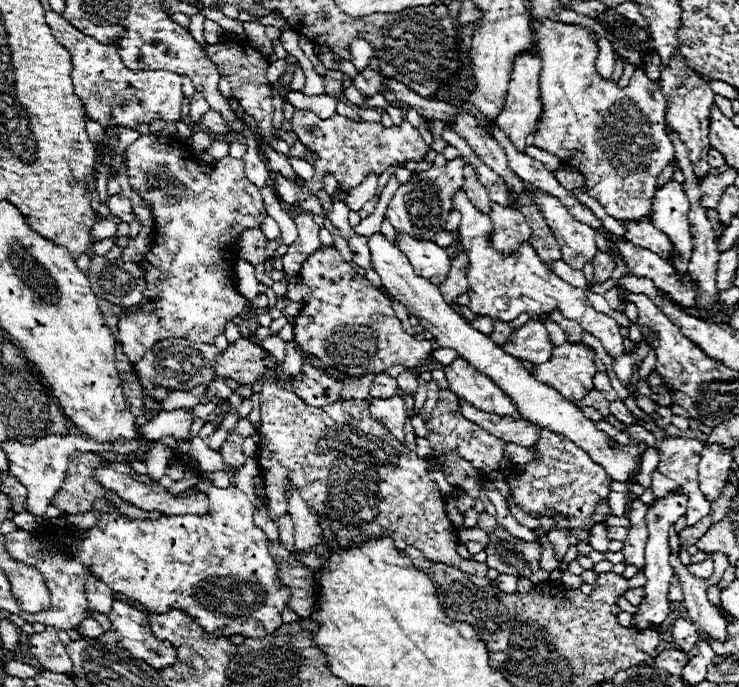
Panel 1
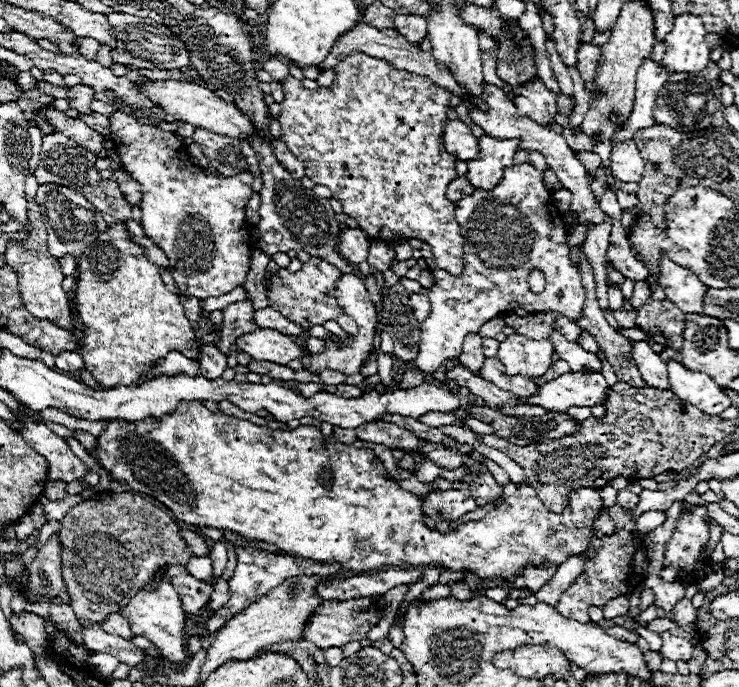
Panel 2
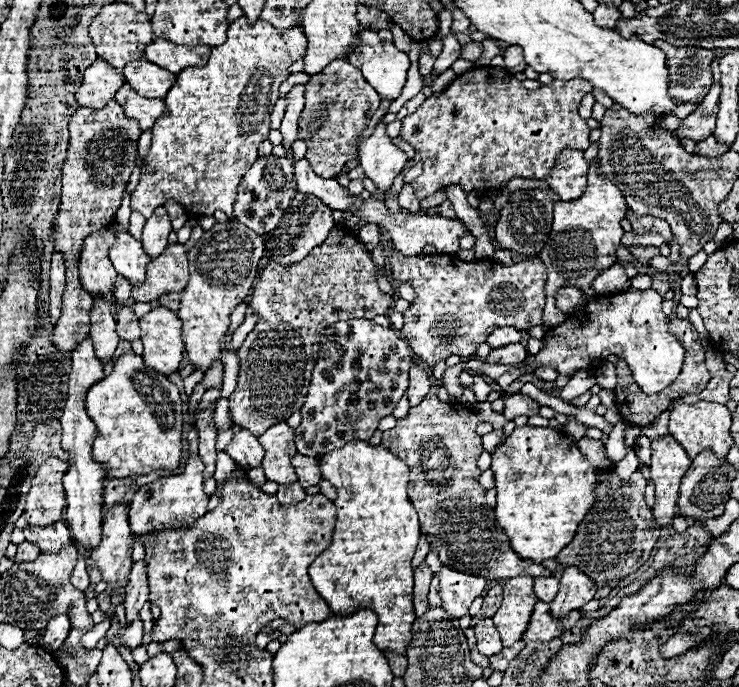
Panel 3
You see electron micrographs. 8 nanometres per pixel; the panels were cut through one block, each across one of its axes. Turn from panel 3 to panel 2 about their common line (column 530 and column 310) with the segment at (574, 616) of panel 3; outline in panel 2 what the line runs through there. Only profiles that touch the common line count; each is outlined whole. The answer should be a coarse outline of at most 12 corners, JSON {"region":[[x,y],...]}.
{"region":[[378,598],[322,602],[302,638],[316,646],[364,640],[382,612]]}

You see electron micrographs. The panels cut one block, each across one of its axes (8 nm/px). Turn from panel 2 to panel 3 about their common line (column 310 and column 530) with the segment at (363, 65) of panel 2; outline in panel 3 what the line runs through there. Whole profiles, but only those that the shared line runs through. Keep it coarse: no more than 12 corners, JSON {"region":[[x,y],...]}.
{"region":[[460,74],[402,120],[422,200],[546,180],[584,152],[584,78]]}

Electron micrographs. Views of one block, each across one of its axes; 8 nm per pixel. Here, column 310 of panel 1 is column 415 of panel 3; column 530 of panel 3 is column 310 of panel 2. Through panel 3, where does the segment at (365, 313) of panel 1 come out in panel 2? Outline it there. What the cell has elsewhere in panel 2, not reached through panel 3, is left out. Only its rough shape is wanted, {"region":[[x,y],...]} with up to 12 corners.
{"region":[[320,258],[282,268],[268,302],[302,328],[336,320],[342,272]]}

